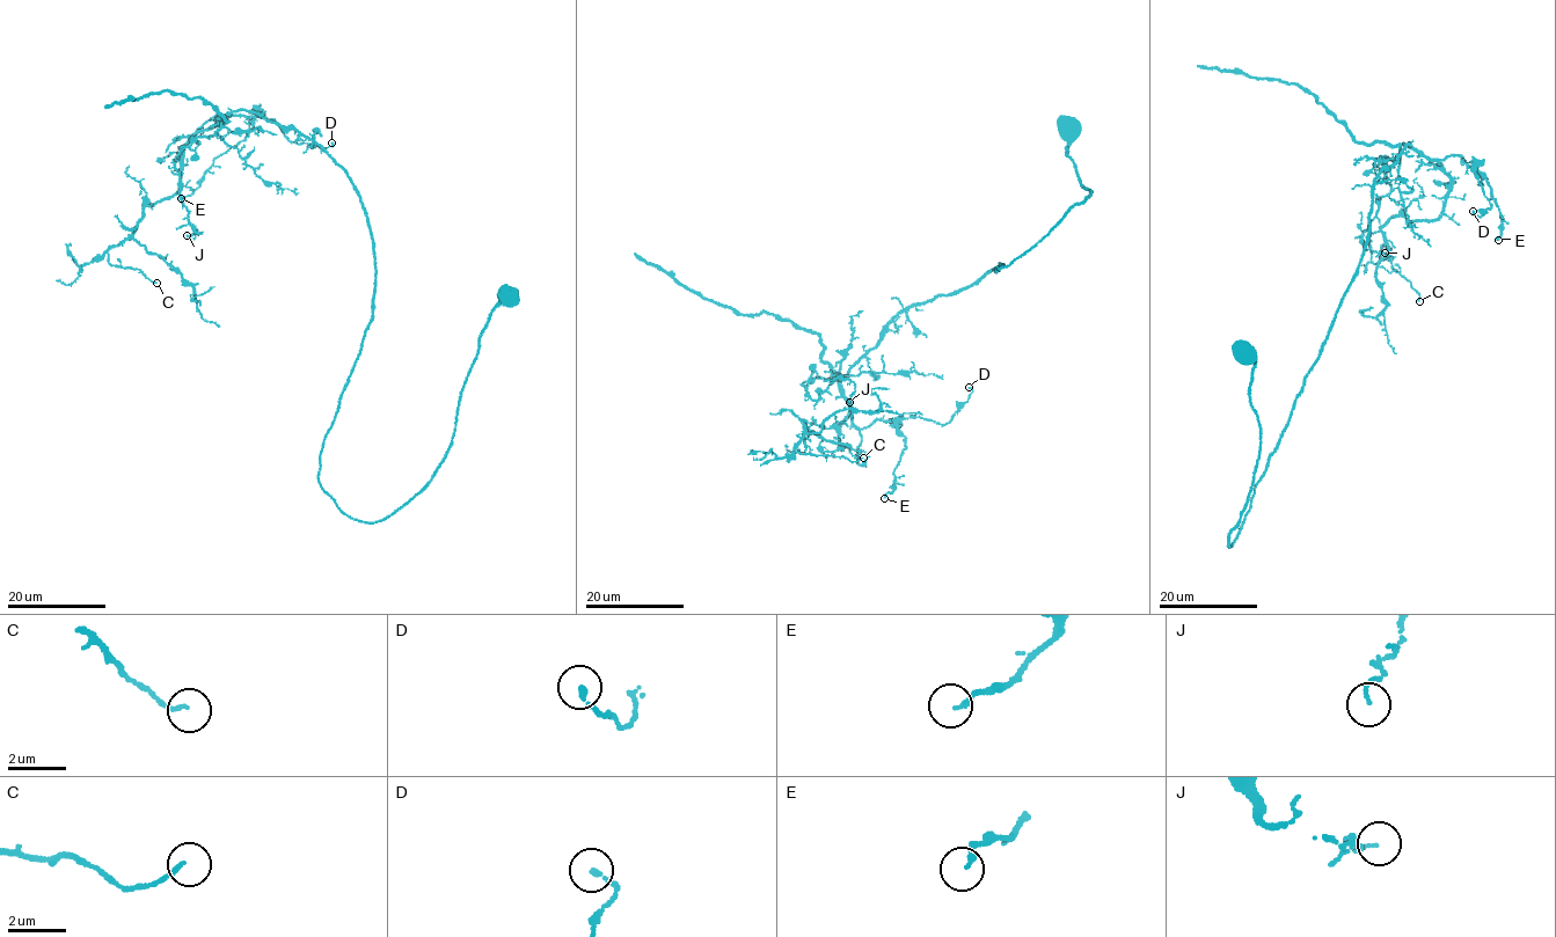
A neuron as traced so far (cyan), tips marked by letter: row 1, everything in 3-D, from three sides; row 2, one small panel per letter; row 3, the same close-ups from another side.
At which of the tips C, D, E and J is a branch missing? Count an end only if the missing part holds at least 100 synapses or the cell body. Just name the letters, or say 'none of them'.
none of them

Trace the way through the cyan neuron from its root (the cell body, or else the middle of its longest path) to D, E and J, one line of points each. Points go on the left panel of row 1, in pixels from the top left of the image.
D: (510, 297), (437, 471), (351, 519), (319, 471), (372, 314), (365, 209), (294, 129), (216, 118), (331, 143)
E: (510, 297), (437, 471), (358, 521), (319, 476), (374, 293), (356, 187), (240, 109), (181, 198)
J: (510, 297), (437, 471), (358, 521), (319, 476), (375, 288), (347, 170), (227, 112), (175, 161), (187, 235)

